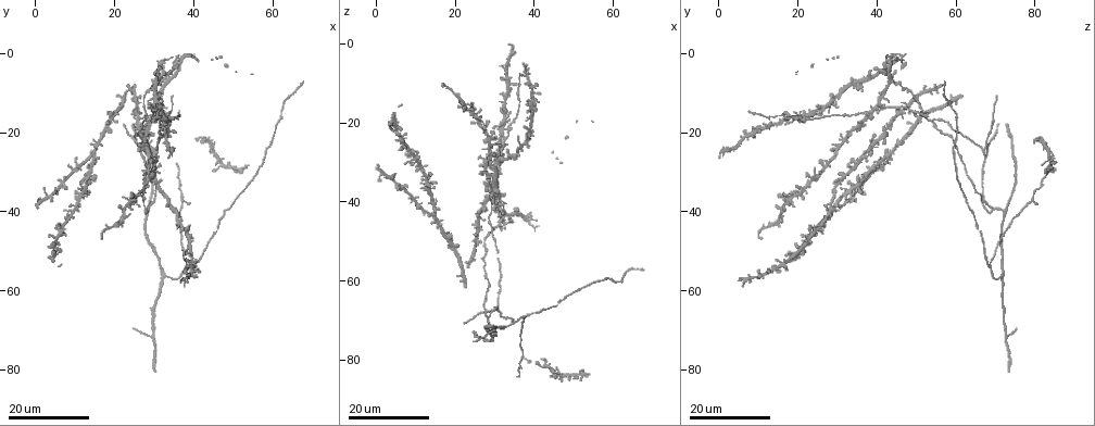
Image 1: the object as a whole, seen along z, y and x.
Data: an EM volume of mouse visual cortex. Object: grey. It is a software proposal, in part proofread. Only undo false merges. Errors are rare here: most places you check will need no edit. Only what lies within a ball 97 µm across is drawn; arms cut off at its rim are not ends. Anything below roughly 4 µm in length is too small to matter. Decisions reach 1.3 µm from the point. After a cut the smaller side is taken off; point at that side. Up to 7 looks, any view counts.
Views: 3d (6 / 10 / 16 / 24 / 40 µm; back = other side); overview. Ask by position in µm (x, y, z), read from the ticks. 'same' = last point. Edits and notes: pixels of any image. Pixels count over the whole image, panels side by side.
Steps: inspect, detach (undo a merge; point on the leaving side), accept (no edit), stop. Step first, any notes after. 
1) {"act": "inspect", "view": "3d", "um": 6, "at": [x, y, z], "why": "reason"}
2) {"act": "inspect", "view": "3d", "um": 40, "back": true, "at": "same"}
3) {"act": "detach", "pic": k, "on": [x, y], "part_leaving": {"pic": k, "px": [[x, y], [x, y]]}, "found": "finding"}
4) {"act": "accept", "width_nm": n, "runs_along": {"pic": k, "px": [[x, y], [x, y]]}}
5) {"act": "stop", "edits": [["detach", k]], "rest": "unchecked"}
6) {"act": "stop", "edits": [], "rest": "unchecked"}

{"act": "inspect", "view": "3d", "um": 24, "at": [39.0, 54.0, 68.5], "why": "branch point"}

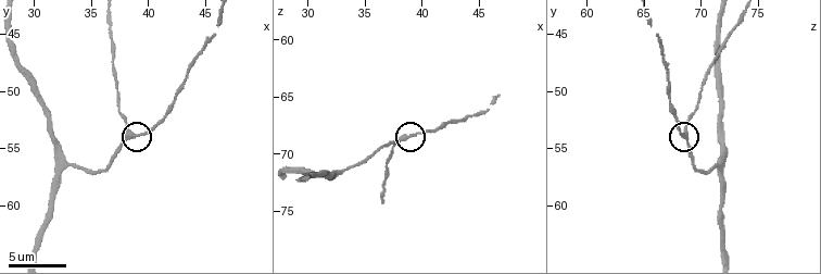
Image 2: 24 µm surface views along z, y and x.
{"act": "inspect", "view": "3d", "um": 10, "at": [38.6, 54.0, 68.6]}

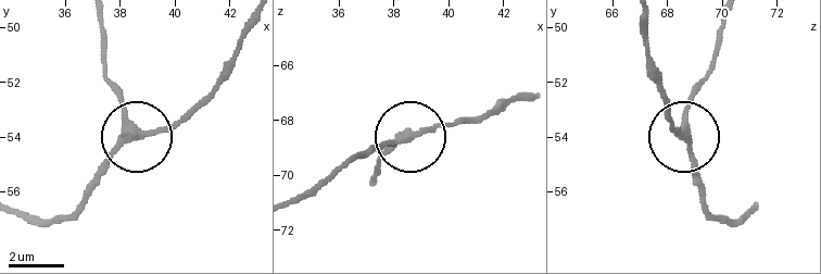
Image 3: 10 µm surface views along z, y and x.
{"act": "accept", "arms": 3, "found": "all the same neuron"}

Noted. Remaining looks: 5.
{"act": "inspect", "view": "3d", "um": 24, "at": [29.5, 71.5, 73.0], "why": "a fork"}

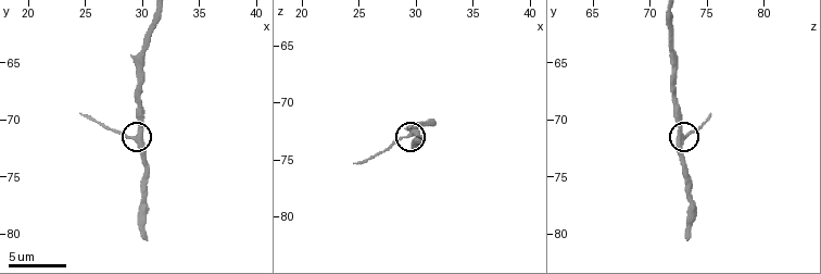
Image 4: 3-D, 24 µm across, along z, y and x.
{"act": "inspect", "view": "3d", "um": 6, "at": [29.4, 71.6, 73.0]}

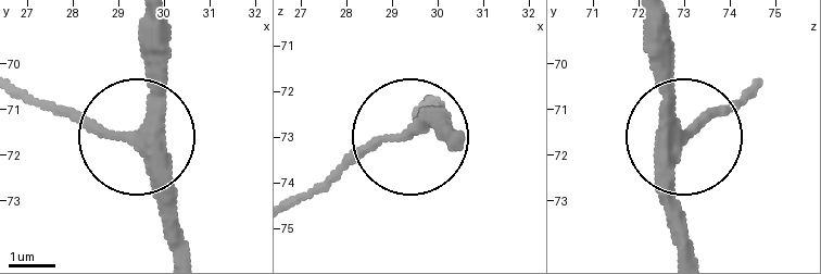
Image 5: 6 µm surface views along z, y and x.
{"act": "accept", "runs_along": {"pic": 5, "px": [[647, 17], [682, 134], [748, 91]]}, "found": "one neuron here"}

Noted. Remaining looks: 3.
{"act": "inspect", "view": "3d", "um": 16, "at": [28.0, 40.0, 69.5], "why": "three-way junction"}

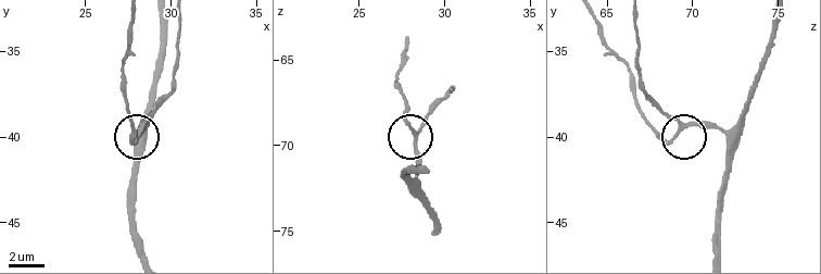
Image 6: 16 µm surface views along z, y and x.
{"act": "inspect", "view": "3d", "um": 6, "at": [28.3, 39.4, 69.6], "why": "closer look"}

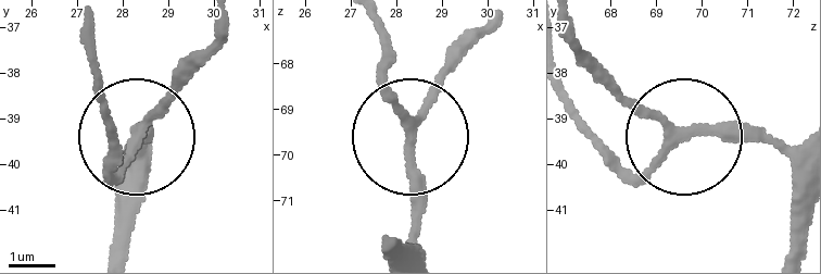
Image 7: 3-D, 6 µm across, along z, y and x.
{"act": "accept", "runs_along": {"pic": 7, "px": [[377, 21], [380, 79], [412, 131], [481, 37]]}, "found": "continuous, no second neuron"}

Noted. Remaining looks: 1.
{"act": "stop", "edits": [], "rest": "unchecked"}

